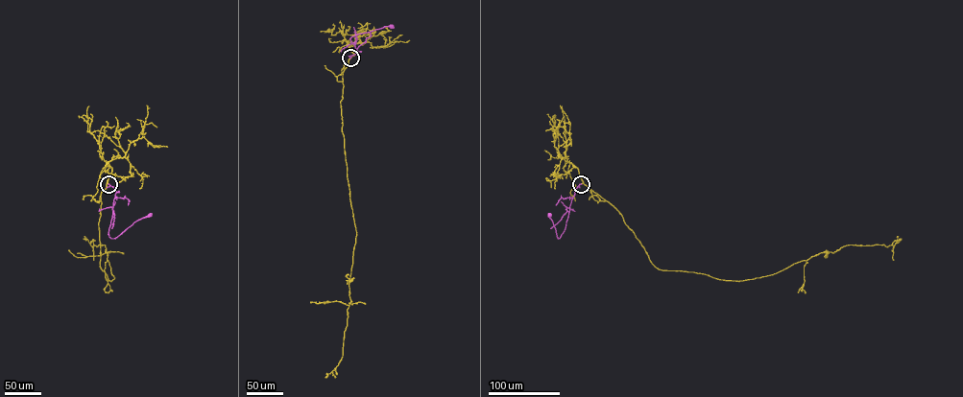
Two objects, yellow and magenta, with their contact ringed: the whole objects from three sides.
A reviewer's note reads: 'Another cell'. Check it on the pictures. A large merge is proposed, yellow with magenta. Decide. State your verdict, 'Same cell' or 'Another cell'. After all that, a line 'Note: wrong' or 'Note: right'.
Same cell
Note: wrong

